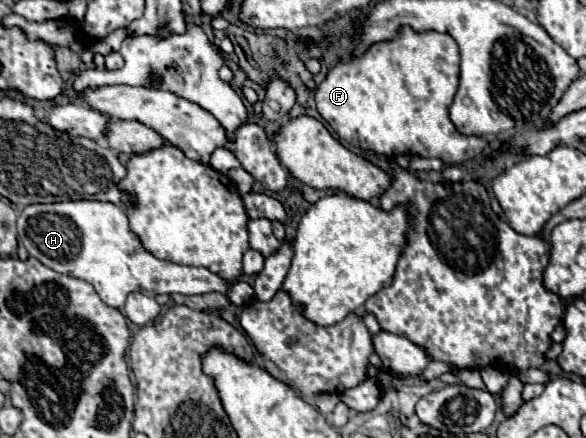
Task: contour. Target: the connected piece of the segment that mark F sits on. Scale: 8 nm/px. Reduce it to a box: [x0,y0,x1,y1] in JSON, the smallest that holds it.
[316,27,486,167]

